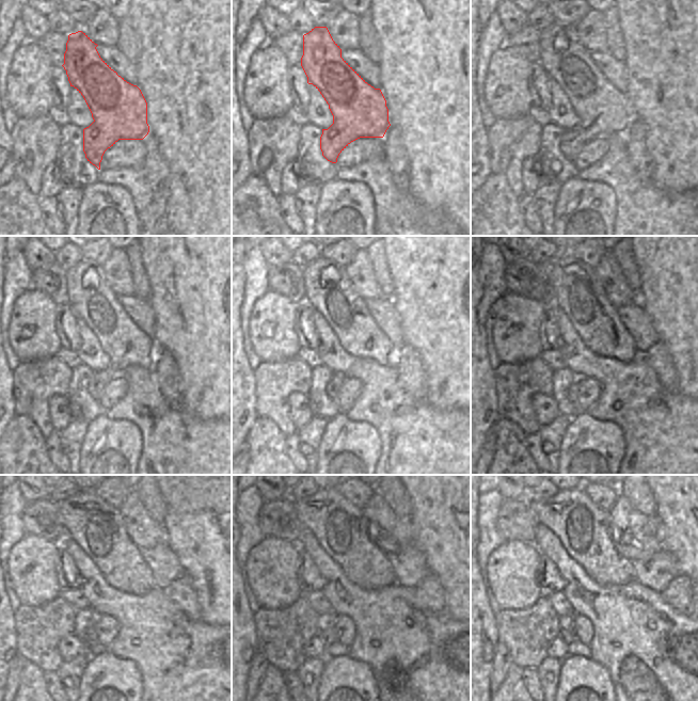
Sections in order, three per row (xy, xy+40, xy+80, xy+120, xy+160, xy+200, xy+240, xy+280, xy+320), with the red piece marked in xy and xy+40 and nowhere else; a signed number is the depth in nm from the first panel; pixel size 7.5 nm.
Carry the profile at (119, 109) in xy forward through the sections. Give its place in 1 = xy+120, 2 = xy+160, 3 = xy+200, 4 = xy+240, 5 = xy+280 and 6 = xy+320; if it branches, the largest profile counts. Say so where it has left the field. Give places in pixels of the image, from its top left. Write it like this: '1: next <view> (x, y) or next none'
1: next xy+120 (90, 297)
2: next xy+160 (328, 289)
3: next xy+200 (573, 287)
4: next xy+240 (98, 528)
5: next xy+280 (340, 528)
6: next xy+320 (584, 529)

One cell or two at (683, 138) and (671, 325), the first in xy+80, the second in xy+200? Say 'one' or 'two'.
one

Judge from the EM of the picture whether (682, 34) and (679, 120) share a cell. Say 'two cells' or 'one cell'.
one cell

